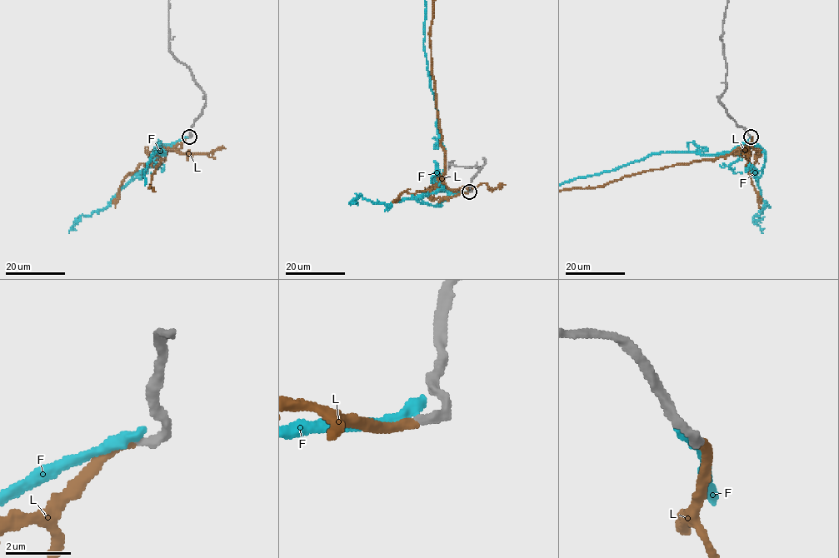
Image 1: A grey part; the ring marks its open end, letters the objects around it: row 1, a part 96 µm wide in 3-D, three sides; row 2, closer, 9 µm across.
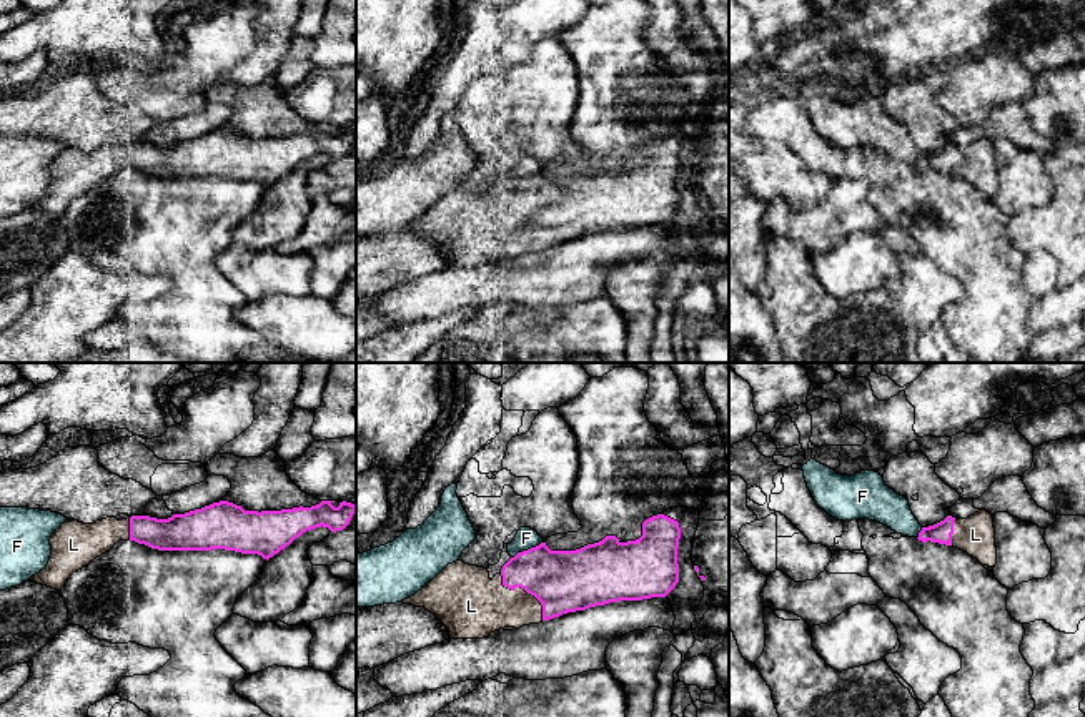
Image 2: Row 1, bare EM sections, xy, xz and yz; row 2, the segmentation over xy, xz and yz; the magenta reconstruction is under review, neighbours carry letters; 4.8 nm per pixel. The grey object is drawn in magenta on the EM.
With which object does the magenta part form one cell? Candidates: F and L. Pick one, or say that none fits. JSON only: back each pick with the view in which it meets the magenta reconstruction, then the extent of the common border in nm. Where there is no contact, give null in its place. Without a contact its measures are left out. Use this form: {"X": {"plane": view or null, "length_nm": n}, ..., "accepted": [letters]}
{"L": {"plane": "xz", "length_nm": 300}, "accepted": ["L"]}

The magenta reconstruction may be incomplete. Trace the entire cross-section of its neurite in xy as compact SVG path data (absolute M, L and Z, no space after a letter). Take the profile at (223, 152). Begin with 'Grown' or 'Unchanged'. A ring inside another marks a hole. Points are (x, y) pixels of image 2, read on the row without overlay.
Grown. M220 128L168 146L107 145L93 151L67 146L52 161L47 195L30 208L60 218L75 198L108 180L118 168L135 168L158 178L225 176L258 181L268 188L306 158L321 153L331 160L343 158L354 140L356 133L346 128L338 135L321 128L311 135L261 140Z

